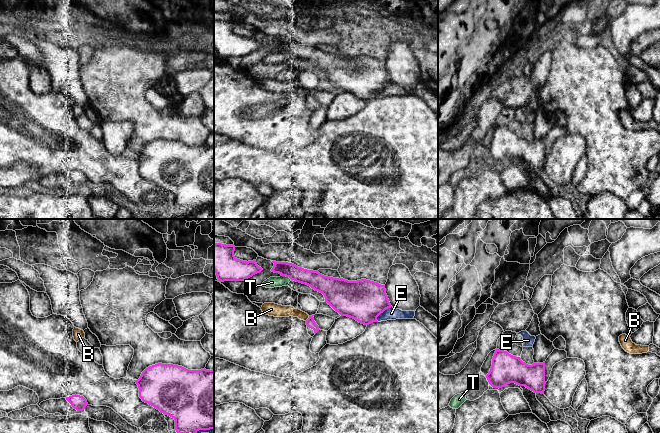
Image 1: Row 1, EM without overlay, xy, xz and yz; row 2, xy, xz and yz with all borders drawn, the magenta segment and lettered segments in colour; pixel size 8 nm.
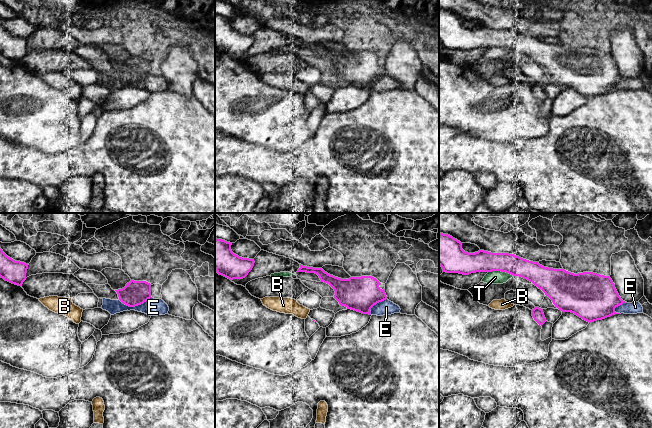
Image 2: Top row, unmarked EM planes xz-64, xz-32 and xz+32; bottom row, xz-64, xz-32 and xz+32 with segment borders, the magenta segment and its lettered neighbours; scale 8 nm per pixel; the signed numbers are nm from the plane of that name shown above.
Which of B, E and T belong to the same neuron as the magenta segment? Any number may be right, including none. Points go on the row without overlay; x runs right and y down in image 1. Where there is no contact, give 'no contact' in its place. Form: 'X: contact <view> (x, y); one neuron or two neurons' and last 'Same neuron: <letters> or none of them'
B: contact xz (308, 94); two neurons
E: contact xz (382, 88); two neurons
T: contact xz (286, 52); two neurons
Same neuron: none of them

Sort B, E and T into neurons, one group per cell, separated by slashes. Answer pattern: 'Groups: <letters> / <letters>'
Groups: B / E / T

